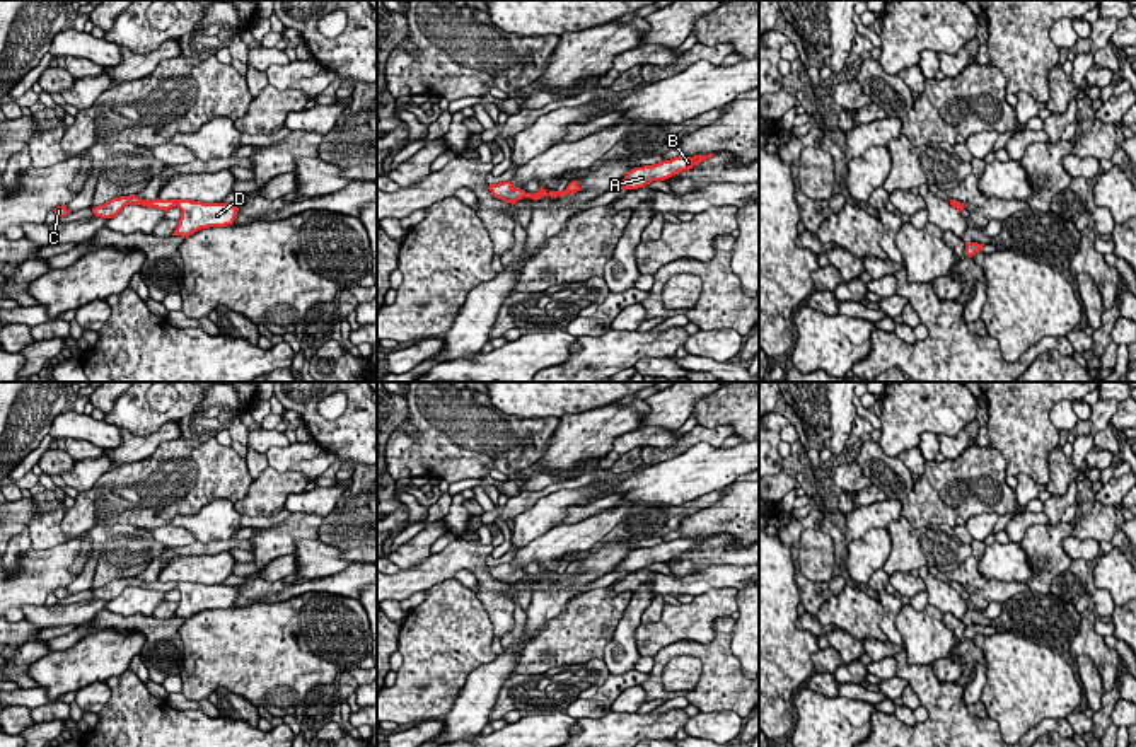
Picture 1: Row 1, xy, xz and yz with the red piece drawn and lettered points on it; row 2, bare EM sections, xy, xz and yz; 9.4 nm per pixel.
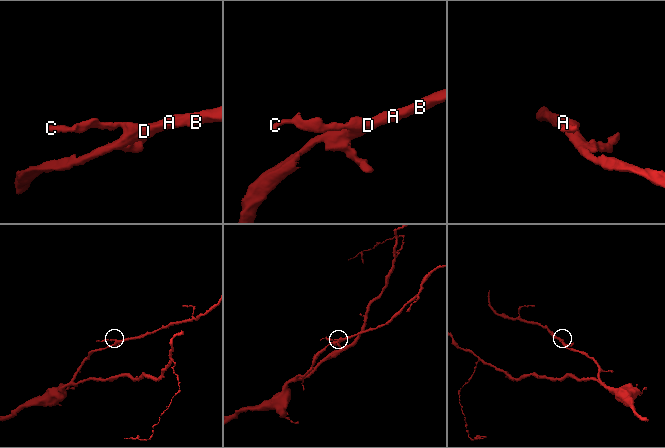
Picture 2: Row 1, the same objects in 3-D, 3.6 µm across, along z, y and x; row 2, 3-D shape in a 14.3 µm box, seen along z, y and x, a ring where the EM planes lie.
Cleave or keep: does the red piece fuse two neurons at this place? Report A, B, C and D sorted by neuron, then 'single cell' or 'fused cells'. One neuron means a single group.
A B D / C; fused cells

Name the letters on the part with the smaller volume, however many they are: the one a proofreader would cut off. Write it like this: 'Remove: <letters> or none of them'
Remove: C

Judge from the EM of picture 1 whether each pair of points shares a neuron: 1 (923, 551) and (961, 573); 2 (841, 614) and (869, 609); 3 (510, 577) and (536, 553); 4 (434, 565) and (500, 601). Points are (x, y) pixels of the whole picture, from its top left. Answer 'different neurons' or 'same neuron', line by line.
1: different neurons
2: same neuron
3: same neuron
4: same neuron

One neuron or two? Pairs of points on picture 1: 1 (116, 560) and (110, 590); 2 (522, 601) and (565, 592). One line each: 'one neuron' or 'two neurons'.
1: two neurons
2: two neurons

